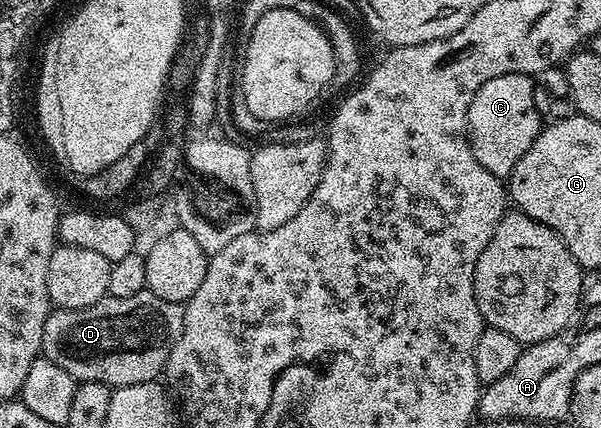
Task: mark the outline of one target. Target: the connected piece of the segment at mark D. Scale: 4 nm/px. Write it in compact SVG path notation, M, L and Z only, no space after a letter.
M151 291L131 298L104 296L86 308L50 311L43 326L41 355L61 366L74 380L103 382L114 390L154 382L164 373L165 363L183 330L185 304L167 302Z

